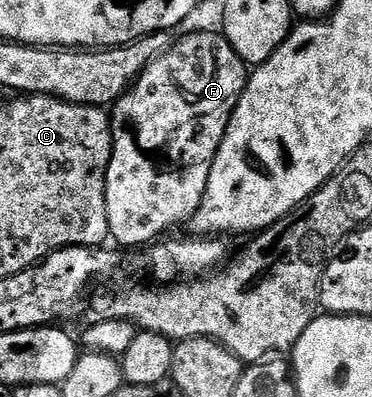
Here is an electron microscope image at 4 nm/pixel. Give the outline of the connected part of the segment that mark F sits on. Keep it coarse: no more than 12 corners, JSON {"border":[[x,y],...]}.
{"border":[[196,31],[110,111],[111,242],[202,205],[250,68]]}

